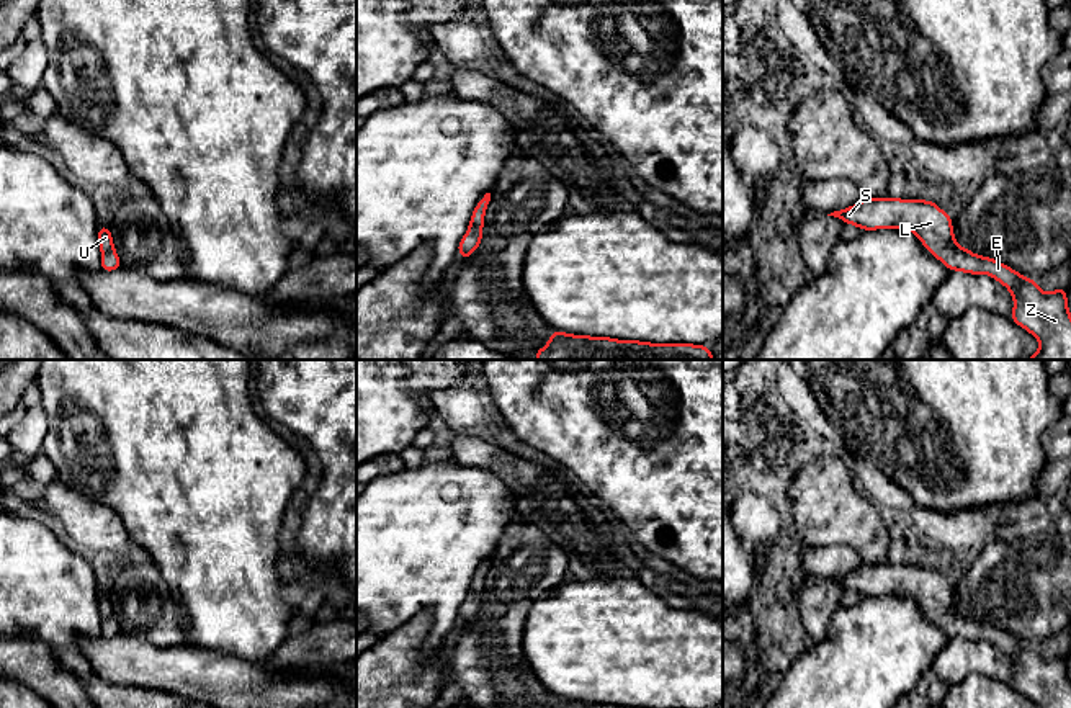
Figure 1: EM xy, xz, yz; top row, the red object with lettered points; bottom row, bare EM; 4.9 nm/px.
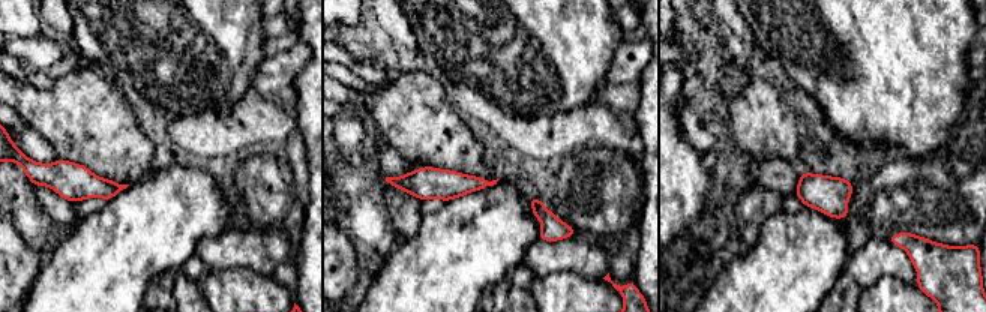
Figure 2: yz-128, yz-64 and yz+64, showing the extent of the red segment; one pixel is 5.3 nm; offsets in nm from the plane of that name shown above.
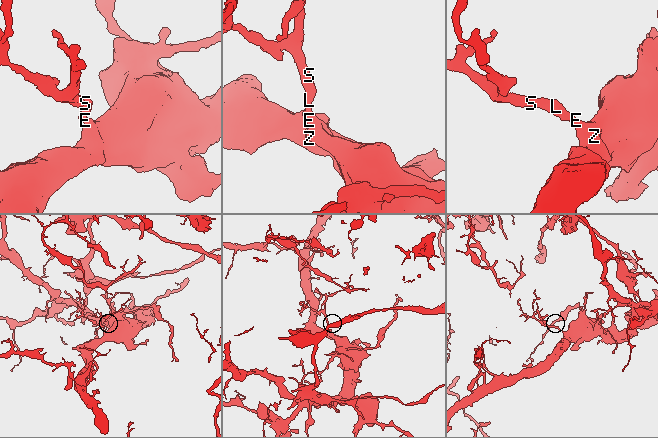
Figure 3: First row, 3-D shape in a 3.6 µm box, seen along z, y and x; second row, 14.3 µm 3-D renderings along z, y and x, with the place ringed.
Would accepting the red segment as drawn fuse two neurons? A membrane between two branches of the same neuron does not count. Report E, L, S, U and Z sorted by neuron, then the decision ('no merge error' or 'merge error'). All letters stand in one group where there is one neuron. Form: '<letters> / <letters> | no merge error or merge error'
E L S U Z | no merge error

